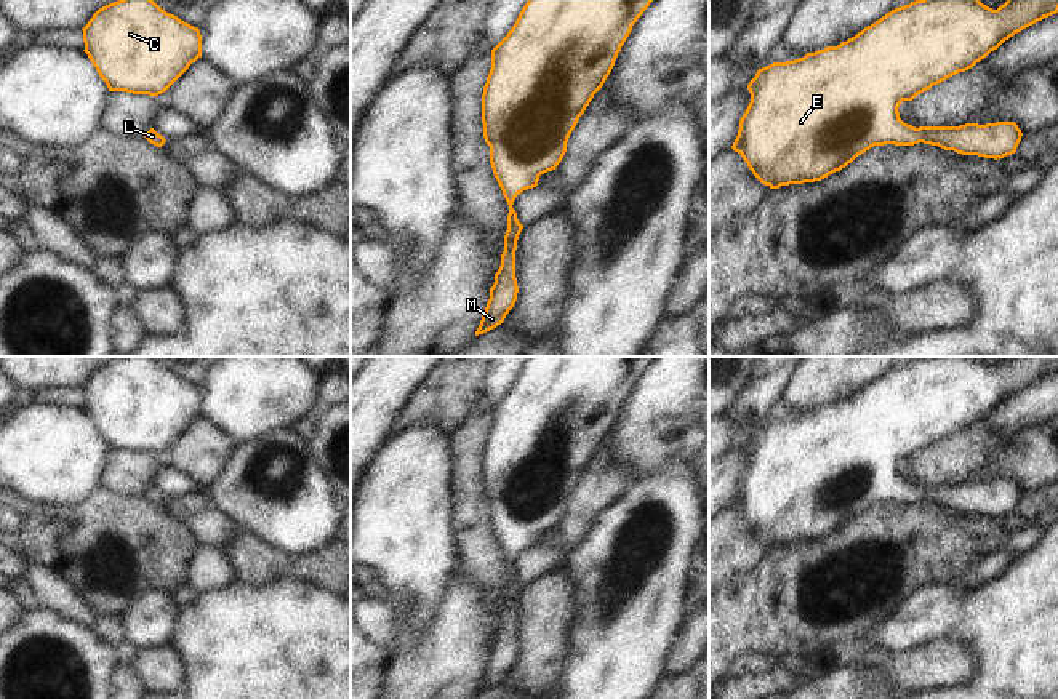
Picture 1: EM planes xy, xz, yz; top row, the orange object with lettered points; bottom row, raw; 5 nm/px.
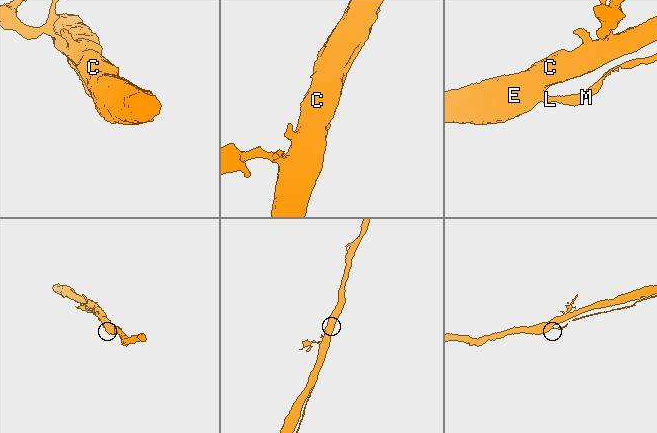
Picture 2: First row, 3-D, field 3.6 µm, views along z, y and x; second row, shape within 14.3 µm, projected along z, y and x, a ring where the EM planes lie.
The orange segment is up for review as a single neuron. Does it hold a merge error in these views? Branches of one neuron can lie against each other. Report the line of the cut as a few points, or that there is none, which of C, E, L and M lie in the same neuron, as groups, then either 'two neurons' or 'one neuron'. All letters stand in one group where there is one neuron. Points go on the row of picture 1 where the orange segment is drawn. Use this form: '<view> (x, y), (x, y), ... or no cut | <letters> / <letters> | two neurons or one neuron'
no cut | C E L M | one neuron

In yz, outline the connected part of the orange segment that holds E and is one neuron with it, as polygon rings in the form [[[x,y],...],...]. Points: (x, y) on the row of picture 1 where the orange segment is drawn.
[[[916,0],[895,8],[837,46],[759,69],[747,85],[751,102],[739,120],[738,136],[731,149],[743,157],[752,174],[770,189],[821,181],[845,168],[871,147],[885,144],[914,146],[924,142],[962,155],[1000,160],[1015,154],[1021,141],[1023,133],[1015,122],[916,128],[900,118],[898,107],[903,101],[912,101],[933,85],[972,69],[1015,34],[1056,13],[1058,0],[1007,0],[997,10],[983,5],[980,0]]]

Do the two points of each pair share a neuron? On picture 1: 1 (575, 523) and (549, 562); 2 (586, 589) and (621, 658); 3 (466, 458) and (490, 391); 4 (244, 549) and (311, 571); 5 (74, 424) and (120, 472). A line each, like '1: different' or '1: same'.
1: different
2: same
3: different
4: same
5: different

